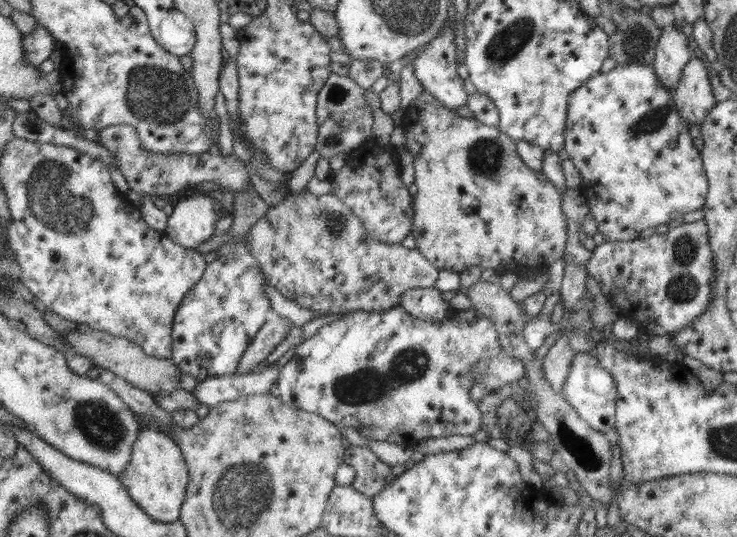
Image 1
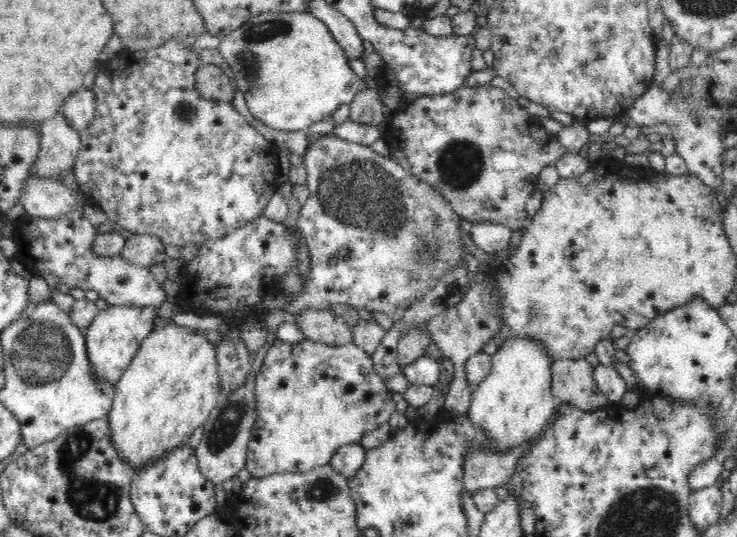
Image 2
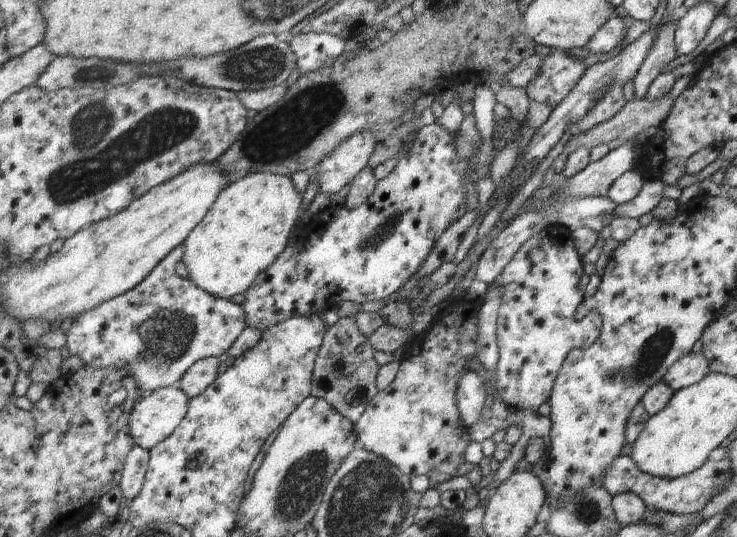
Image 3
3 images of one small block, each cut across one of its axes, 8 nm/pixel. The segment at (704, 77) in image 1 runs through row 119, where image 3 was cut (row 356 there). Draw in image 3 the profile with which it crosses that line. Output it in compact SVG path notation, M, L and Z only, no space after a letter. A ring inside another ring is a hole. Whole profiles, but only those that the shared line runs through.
M694 353L682 356L680 360L676 360L668 372L664 375L663 381L672 388L672 392L678 392L683 388L688 388L693 384L696 384L702 380L706 375L710 373L708 368L708 362L704 355L700 353Z

